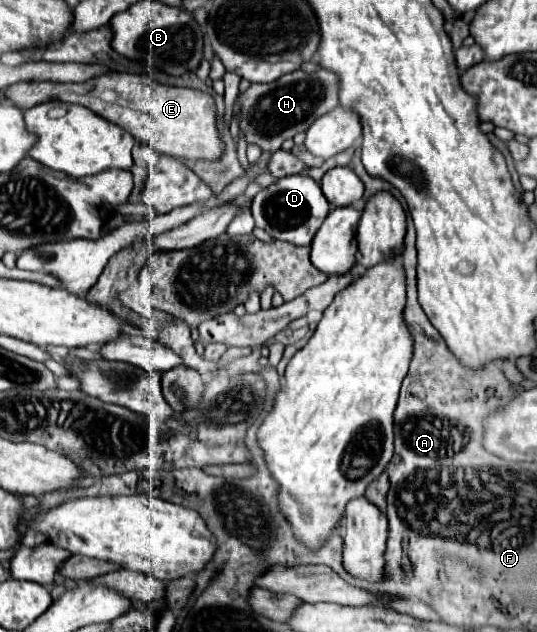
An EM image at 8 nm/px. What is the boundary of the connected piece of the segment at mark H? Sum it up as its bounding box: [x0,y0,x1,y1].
[239,69,339,151]

